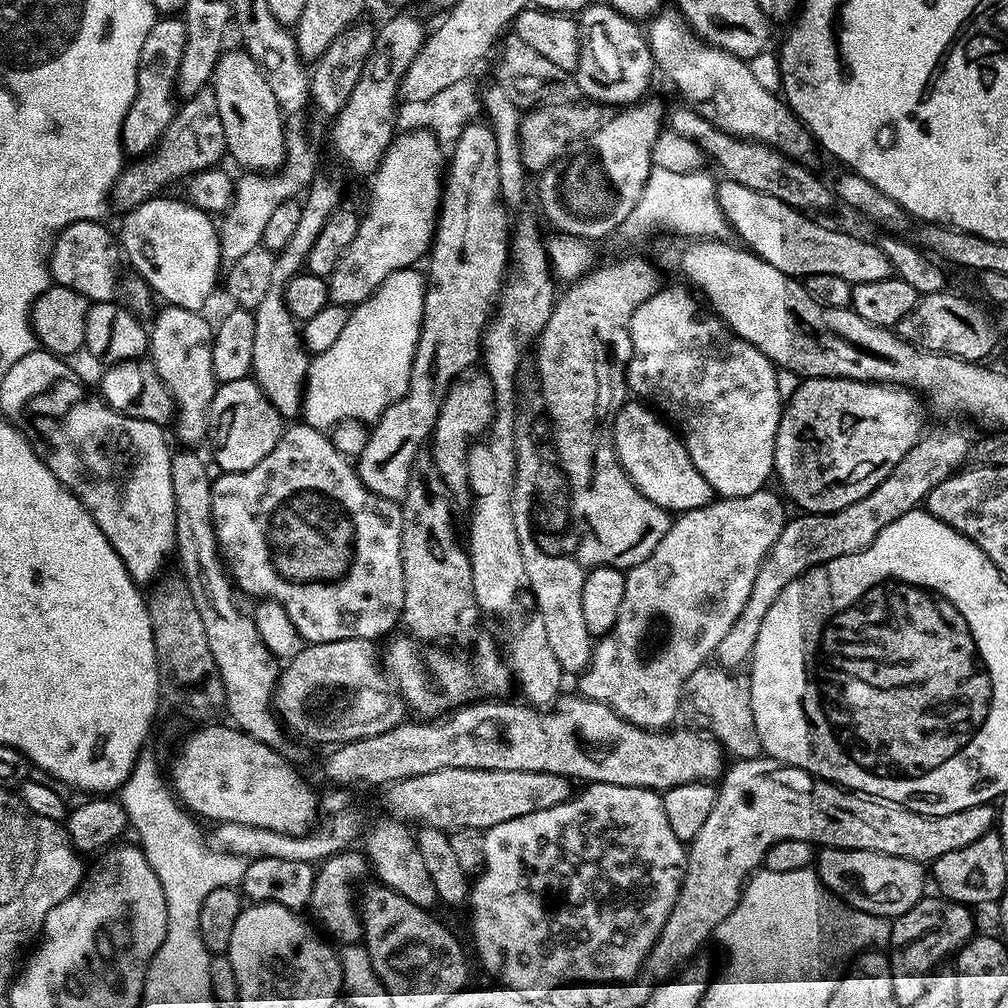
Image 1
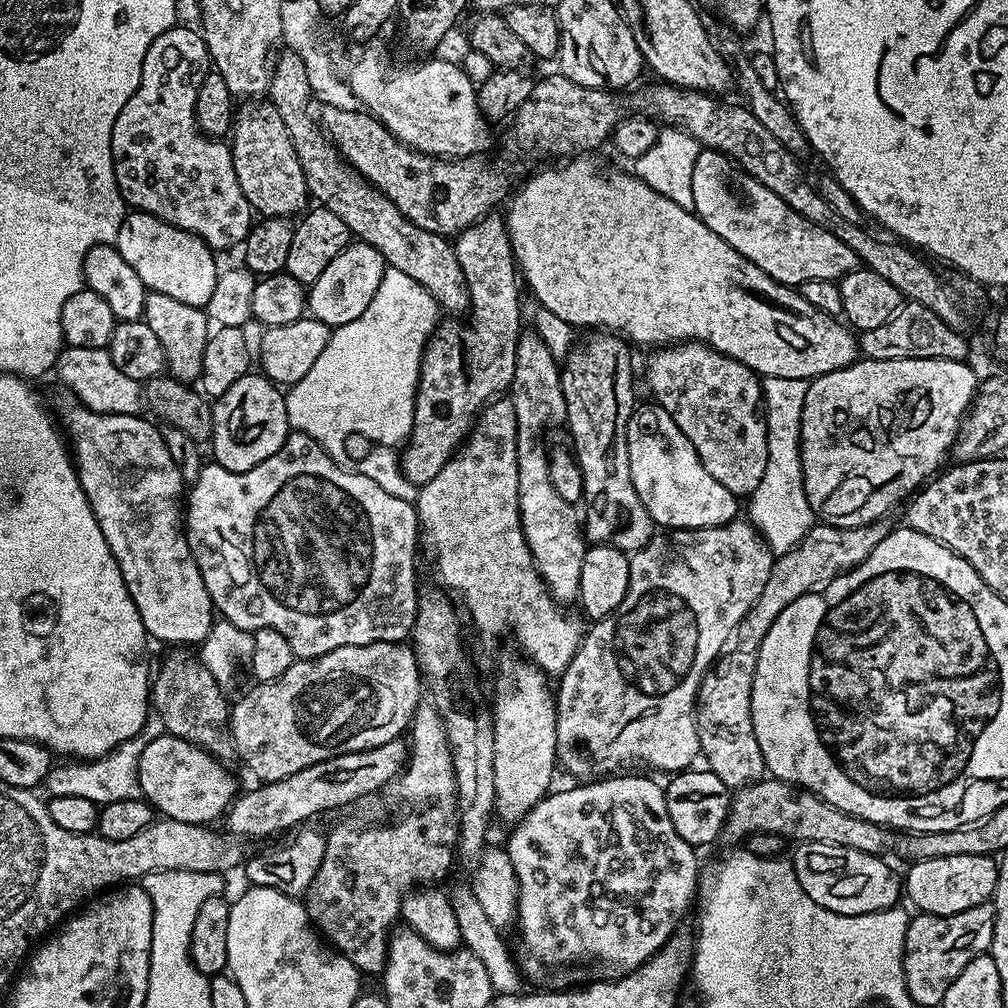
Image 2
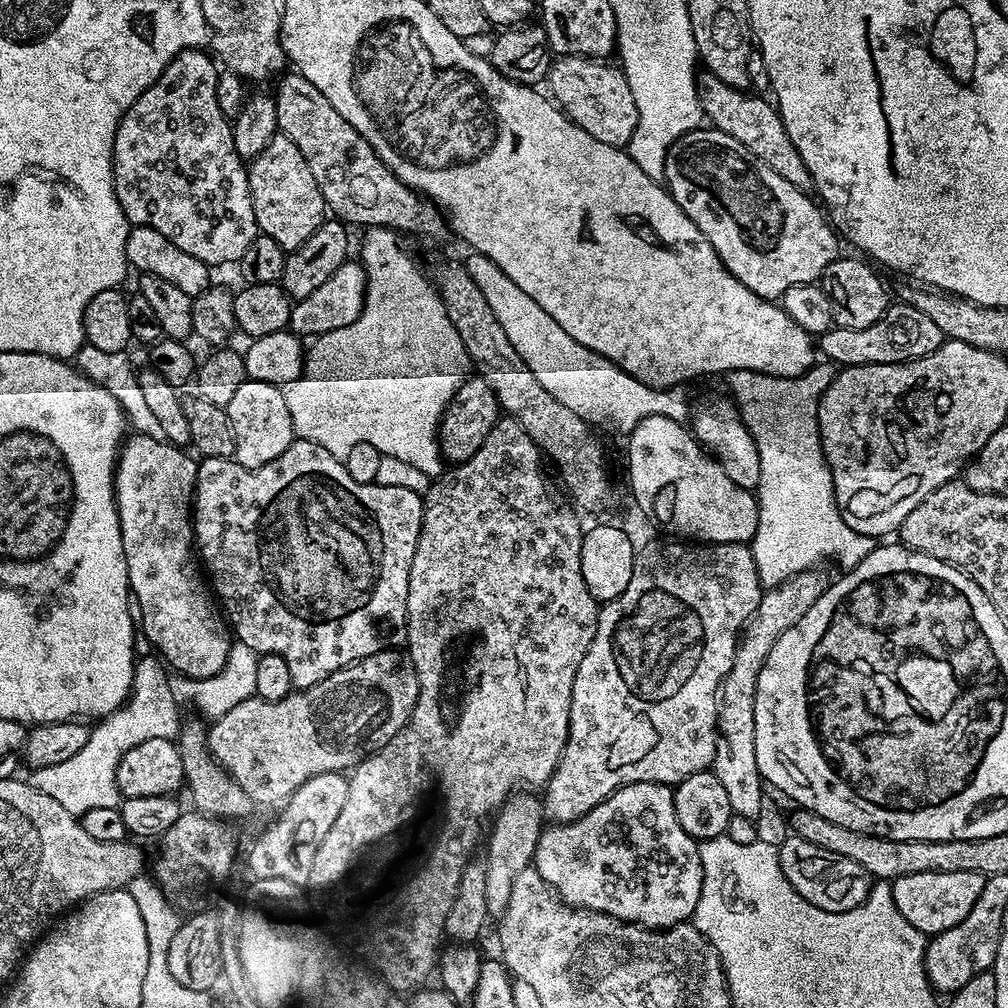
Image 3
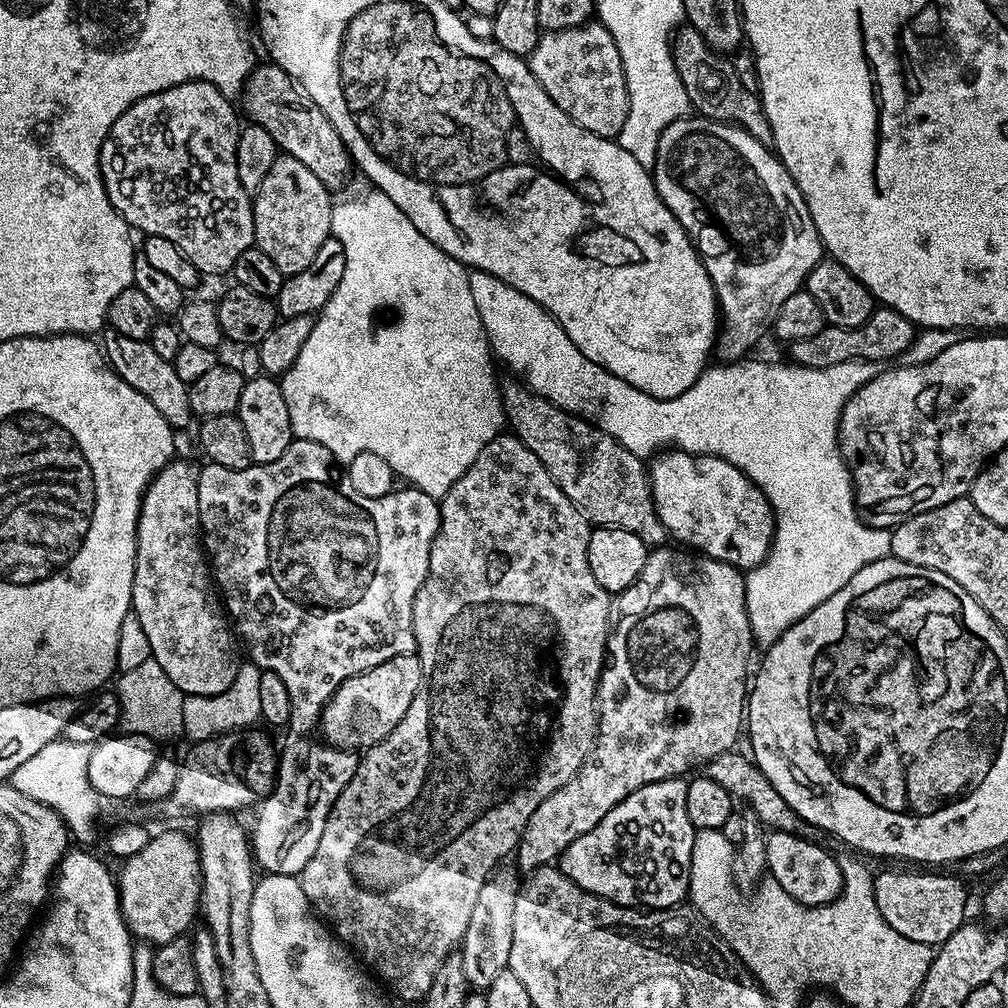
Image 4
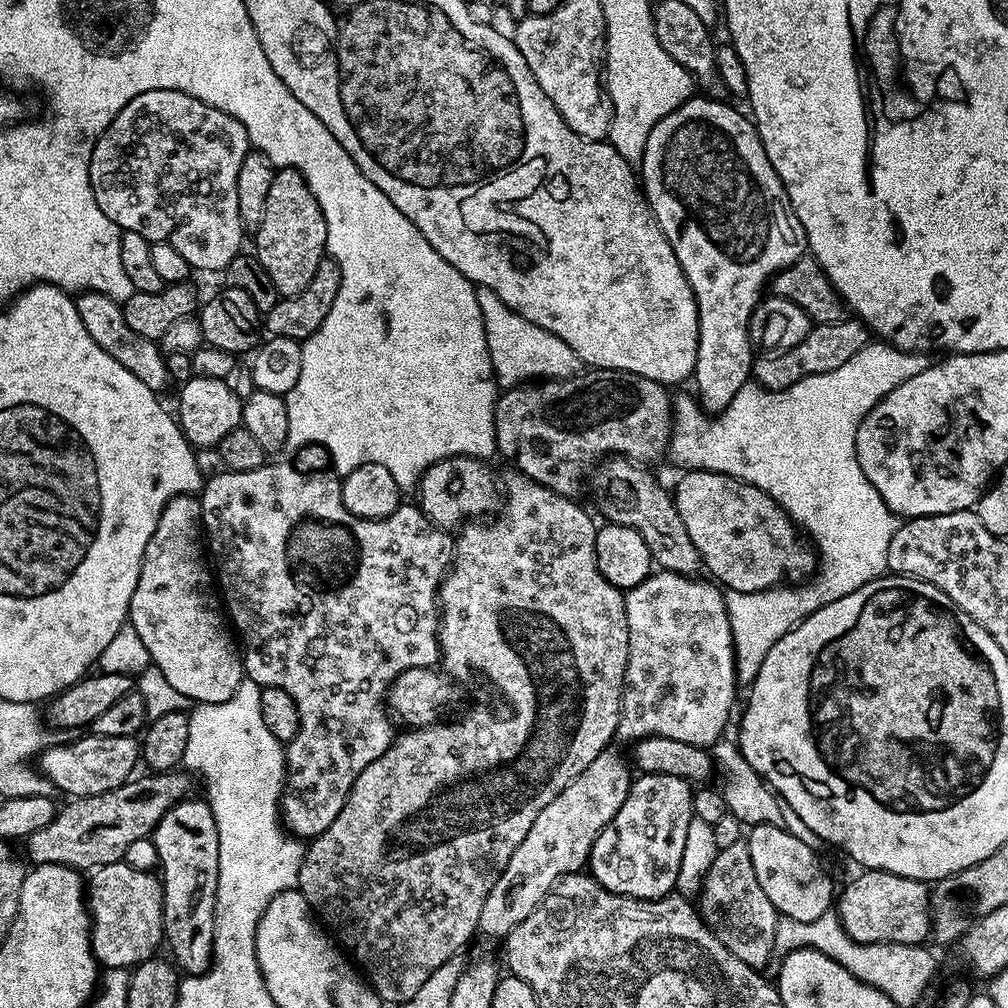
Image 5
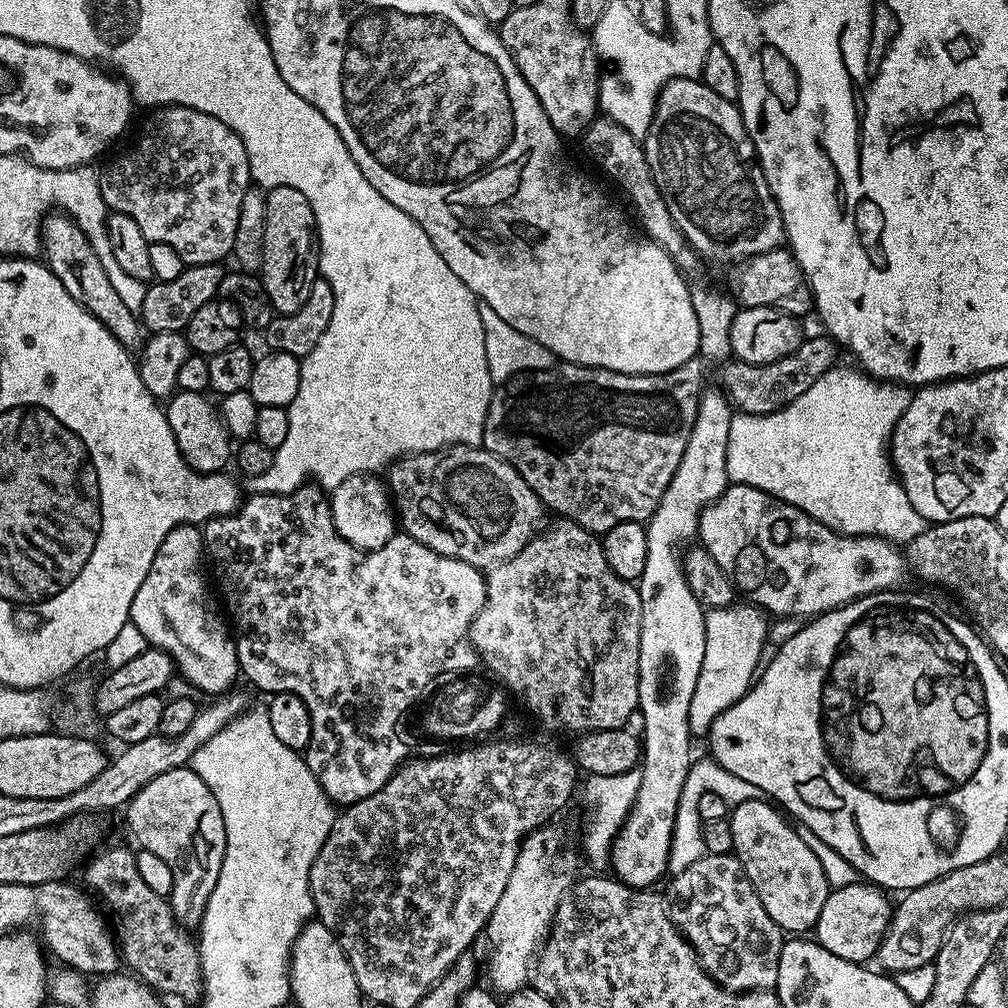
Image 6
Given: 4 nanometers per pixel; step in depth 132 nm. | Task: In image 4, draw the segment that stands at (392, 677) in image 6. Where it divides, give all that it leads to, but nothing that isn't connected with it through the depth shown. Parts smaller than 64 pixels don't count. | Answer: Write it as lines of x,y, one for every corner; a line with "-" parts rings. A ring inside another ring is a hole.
293,439
290,446
286,446
286,454
282,458
274,458
274,462
265,464
251,464
246,470
226,470
226,466
218,466
211,462
205,463
200,468
198,478
198,514
200,515
200,530
202,543
210,561
210,571
214,577
214,583
222,597
223,607
238,633
239,639
248,647
251,663
256,664
265,672
278,674
282,683
286,685
286,691
290,694
290,718
286,725
296,736
288,736
284,740
284,749
278,752
278,763
276,765
276,784
272,787
272,793
260,801
256,812
256,825
251,825
250,839
252,842
252,855
255,863
267,875
286,874
287,876
299,877
300,871
314,858
314,850
318,850
318,842
322,838
322,830
326,827
326,818
346,782
354,778
356,767
360,764
360,756
355,751
347,748
334,748
319,739
311,740
308,735
317,731
320,716
328,699
346,682
346,678
354,678
374,666
382,666
395,656
410,656
416,651
416,639
412,629
412,607
414,598
426,582
426,574
430,570
430,546
438,534
440,525
440,505
437,497
426,494
422,490
411,486
400,486
397,490
390,490
382,498
365,498
358,494
354,486
350,486
350,478
345,469
318,442
309,440

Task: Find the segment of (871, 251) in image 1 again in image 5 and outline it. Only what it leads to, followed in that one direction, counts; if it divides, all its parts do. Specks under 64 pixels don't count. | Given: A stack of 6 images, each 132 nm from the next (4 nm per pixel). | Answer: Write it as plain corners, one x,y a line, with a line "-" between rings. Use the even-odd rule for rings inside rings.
693,95
650,130
644,160
638,165
642,191
696,299
698,354
694,392
700,407
709,414
730,406
734,394
749,383
754,359
754,345
748,333
752,312
765,295
772,277
801,260
808,252
802,222
798,222
798,214
794,214
784,184
774,166
770,166
770,158
766,158
755,123
745,113
744,116
723,99

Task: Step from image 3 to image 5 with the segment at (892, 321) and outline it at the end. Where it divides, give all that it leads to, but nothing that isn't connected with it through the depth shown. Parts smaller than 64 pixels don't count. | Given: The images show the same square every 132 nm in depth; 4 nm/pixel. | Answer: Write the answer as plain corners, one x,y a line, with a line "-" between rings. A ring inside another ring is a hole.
849,318
837,324
818,324
813,326
810,334
806,334
806,338
802,338
802,342
798,342
798,346
785,352
757,355
752,361
751,379
771,392
786,390
794,386
794,382
802,382
804,376
838,370
838,366
843,366
849,358
854,358
854,354
858,354
858,350
869,343
870,329
859,318

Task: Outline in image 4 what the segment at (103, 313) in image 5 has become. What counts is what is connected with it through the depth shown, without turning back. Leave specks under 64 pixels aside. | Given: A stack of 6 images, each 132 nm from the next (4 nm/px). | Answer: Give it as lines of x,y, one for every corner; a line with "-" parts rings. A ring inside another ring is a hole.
111,330
105,331
103,336
102,351
112,371
119,374
122,382
134,386
138,394
145,396
157,408
158,414
166,418
166,422
173,430
180,430
194,420
188,385
182,382
182,378
178,378
178,370
173,361
160,357
147,340
126,338
126,334
118,334

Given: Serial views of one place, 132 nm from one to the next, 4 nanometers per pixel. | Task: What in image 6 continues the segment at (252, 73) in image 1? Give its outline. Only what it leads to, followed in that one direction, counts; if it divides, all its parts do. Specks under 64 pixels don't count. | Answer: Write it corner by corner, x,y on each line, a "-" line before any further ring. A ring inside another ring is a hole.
278,186
267,193
266,242
259,277
272,303
273,313
285,316
300,309
318,279
318,233
314,210
302,194
290,186

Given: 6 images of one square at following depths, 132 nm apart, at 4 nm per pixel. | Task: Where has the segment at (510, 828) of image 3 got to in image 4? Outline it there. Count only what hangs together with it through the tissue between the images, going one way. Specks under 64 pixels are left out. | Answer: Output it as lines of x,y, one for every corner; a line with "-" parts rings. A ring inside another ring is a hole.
508,867
497,868
486,882
486,886
482,886
474,911
470,914
470,923
466,926
464,942
458,949
462,958
462,971
466,974
466,982
476,990
487,990
490,982
494,982
494,978
498,978
498,974
508,971
510,946
514,946
514,902
522,887
521,877
516,877
517,869

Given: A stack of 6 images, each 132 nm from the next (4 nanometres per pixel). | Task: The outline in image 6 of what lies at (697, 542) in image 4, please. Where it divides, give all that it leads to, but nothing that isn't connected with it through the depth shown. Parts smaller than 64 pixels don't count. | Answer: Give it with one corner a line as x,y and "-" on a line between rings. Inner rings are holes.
729,483
728,489
704,508
698,540
710,558
714,558
732,579
737,593
773,617
815,618
831,608
851,604
859,596
899,589
906,573
905,553
891,540
883,540
880,536
846,536
798,510
798,506
775,500
770,494
745,484

